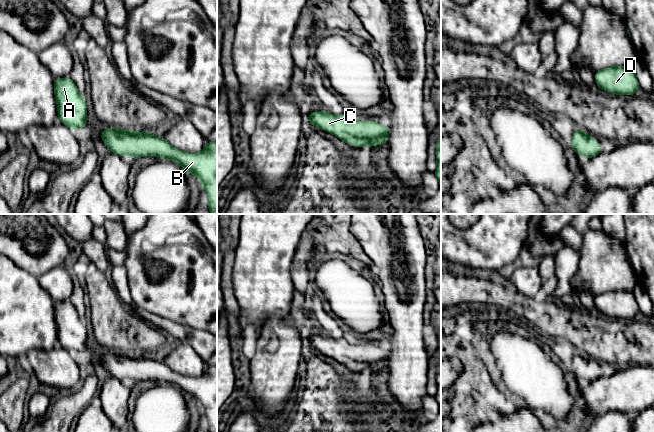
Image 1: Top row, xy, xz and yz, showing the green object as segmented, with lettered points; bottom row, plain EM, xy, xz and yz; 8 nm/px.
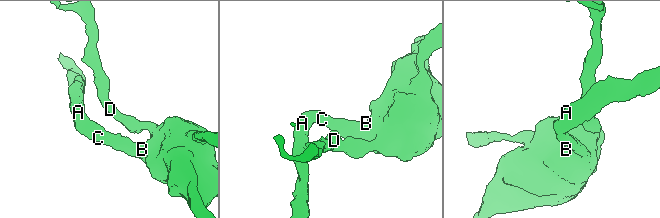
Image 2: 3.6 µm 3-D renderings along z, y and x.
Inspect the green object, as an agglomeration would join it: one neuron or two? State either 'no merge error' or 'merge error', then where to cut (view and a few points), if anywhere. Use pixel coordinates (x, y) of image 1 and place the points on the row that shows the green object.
no merge error; no cut

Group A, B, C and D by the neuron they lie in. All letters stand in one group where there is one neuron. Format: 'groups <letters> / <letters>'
groups A B C D

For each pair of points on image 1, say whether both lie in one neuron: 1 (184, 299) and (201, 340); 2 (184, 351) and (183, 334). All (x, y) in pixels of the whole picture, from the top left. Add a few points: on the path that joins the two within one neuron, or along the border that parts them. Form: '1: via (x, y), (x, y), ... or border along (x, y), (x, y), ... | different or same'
1: border along (173, 322), (186, 324), (206, 332) | different
2: border along (177, 342), (186, 342), (200, 357) | different

